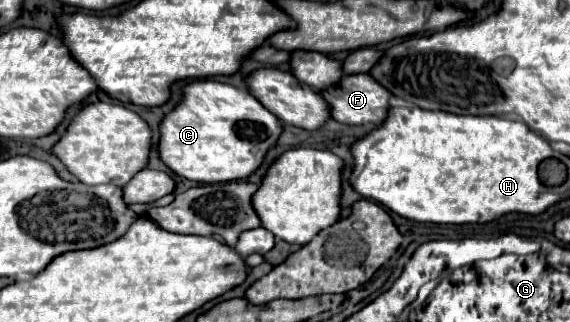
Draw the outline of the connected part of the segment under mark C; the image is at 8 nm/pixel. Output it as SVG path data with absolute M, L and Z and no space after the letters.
M194 81L184 87L182 103L160 125L160 157L178 175L200 183L228 183L250 177L284 131L282 121L270 113L250 91L220 81Z

